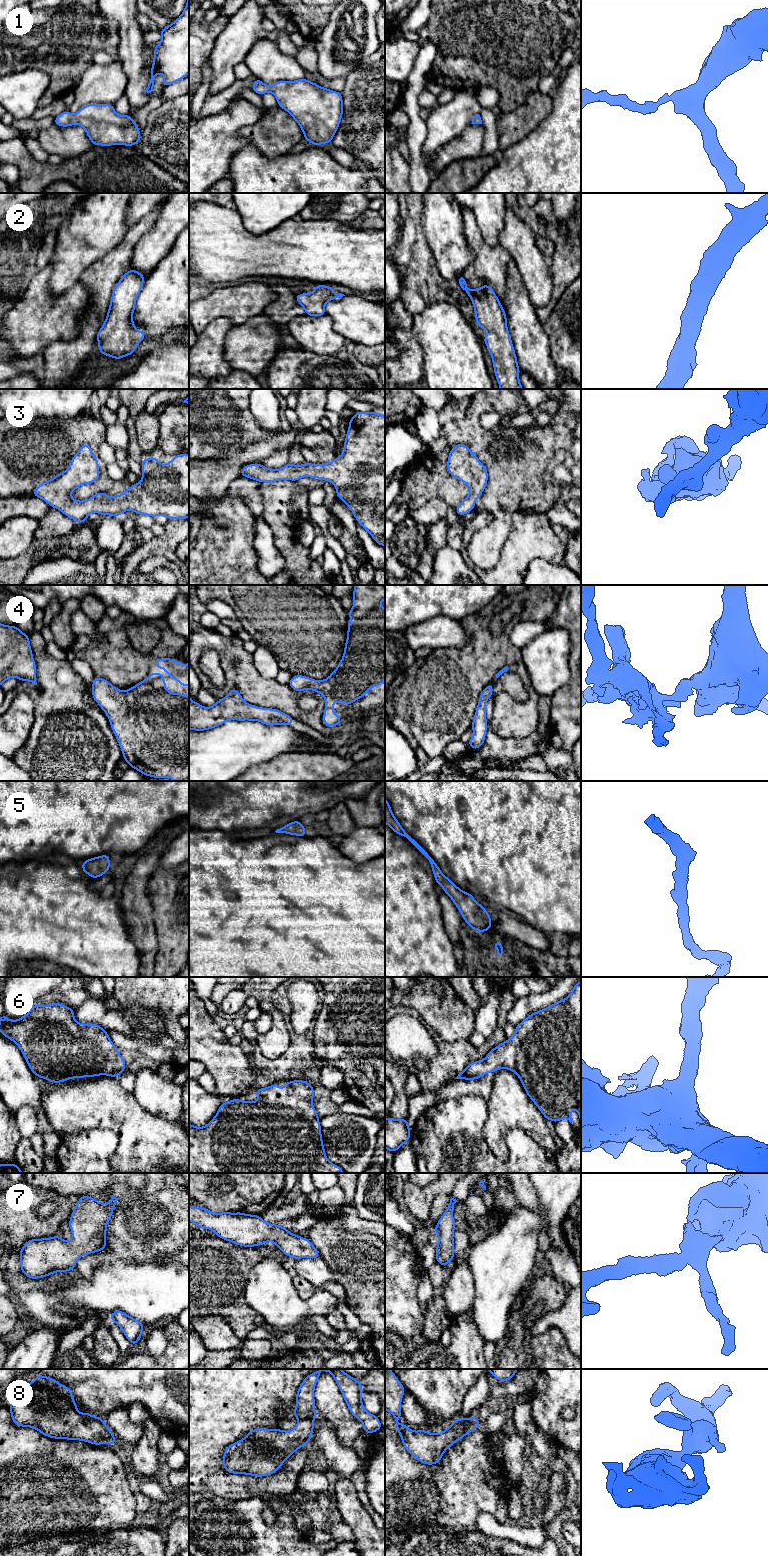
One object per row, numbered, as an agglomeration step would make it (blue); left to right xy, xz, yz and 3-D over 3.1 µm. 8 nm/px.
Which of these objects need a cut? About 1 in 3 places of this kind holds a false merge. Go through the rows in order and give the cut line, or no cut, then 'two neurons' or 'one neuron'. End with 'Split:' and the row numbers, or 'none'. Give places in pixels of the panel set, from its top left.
1: cut none; one neuron
2: cut none; one neuron
3: cut none; one neuron
4: cut none; one neuron
5: cut none; one neuron
6: cut none; one neuron
7: cut none; one neuron
8: cut none; one neuron
Split: none

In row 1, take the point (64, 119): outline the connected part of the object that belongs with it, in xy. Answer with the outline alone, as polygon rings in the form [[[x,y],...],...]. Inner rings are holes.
[[[90,103],[72,115],[68,110],[55,117],[54,124],[61,127],[80,125],[93,146],[139,144],[141,133],[138,125],[128,115],[119,115],[112,104]]]

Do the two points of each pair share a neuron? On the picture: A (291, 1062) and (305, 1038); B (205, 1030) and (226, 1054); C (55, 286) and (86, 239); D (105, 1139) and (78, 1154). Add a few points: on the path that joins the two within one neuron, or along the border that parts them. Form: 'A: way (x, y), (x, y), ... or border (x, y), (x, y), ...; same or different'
A: way (297, 1056), (301, 1052), (303, 1044); same
B: way (208, 1036), (220, 1048); same
C: way (66, 274), (69, 260), (74, 251); same
D: way (98, 1145), (85, 1154); same

